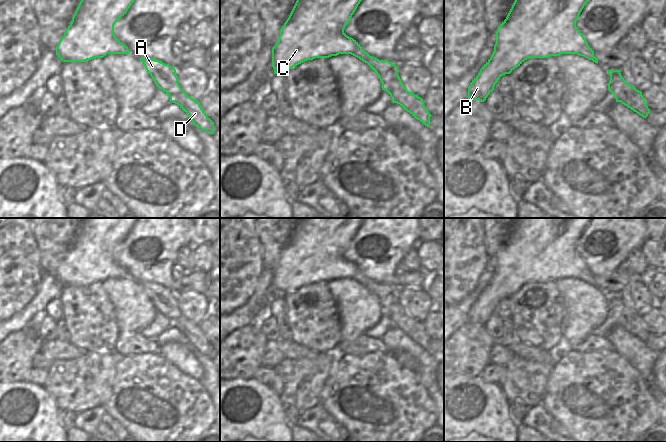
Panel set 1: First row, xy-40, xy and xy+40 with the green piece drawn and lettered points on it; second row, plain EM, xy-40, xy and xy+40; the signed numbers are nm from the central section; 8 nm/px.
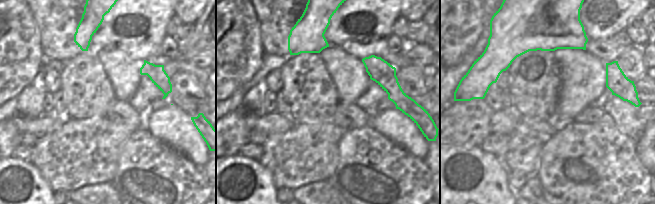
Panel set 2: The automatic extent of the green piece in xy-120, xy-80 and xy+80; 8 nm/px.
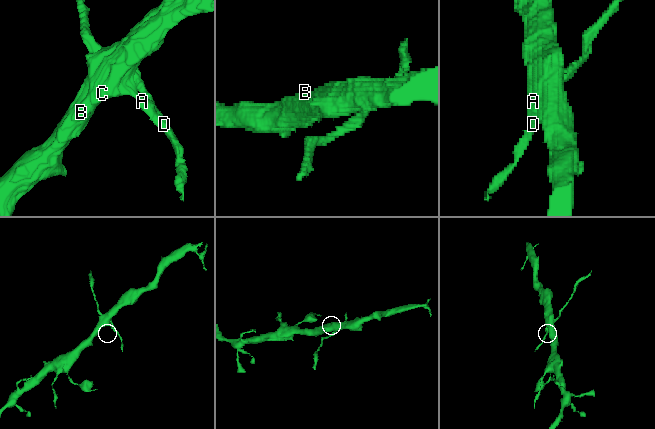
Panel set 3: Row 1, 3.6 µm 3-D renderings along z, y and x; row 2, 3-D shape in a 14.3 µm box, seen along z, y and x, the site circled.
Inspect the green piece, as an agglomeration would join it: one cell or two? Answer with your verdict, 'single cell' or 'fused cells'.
fused cells

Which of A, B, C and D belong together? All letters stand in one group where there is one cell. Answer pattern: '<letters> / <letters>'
A D / B C

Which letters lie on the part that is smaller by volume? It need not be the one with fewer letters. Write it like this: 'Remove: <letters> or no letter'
Remove: A, D

